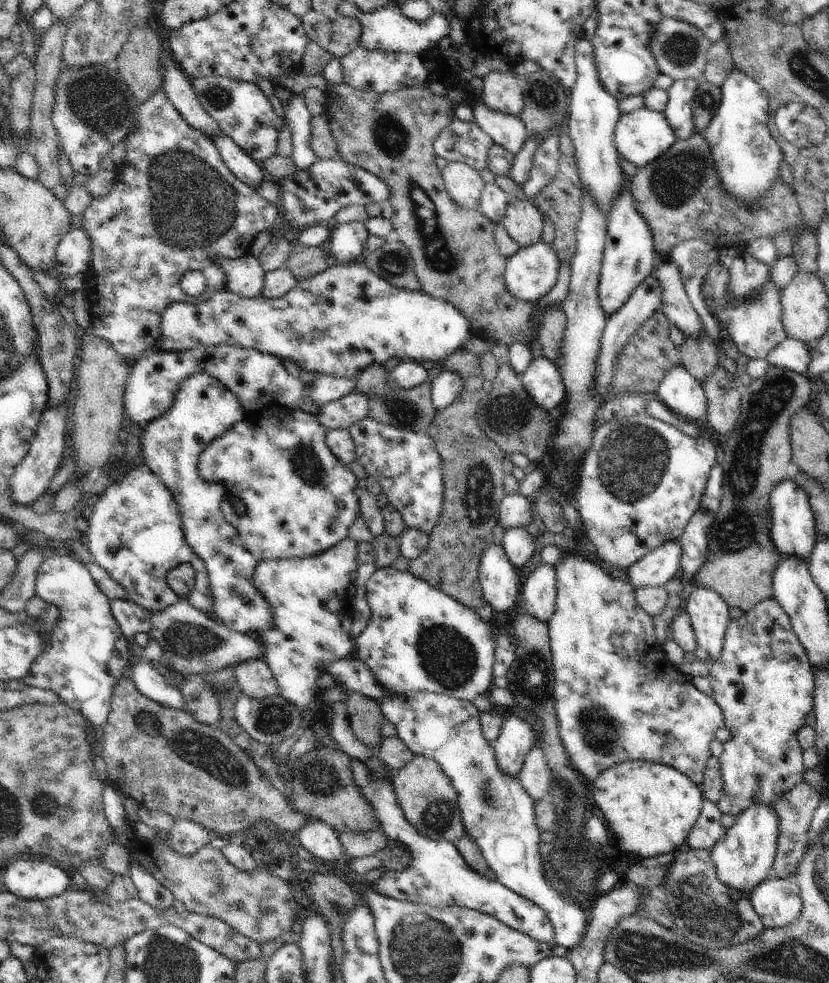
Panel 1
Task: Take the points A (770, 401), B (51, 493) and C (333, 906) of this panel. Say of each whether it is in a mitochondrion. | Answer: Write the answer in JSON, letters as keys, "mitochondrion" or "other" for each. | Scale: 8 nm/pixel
{"A":"mitochondrion","B":"other","C":"mitochondrion"}

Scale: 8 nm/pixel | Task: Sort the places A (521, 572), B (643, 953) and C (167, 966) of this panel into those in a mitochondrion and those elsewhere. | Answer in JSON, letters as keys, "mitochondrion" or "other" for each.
{"A":"other","B":"mitochondrion","C":"mitochondrion"}

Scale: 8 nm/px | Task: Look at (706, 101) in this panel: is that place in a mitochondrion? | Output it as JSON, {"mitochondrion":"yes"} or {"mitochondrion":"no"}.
{"mitochondrion":"yes"}

